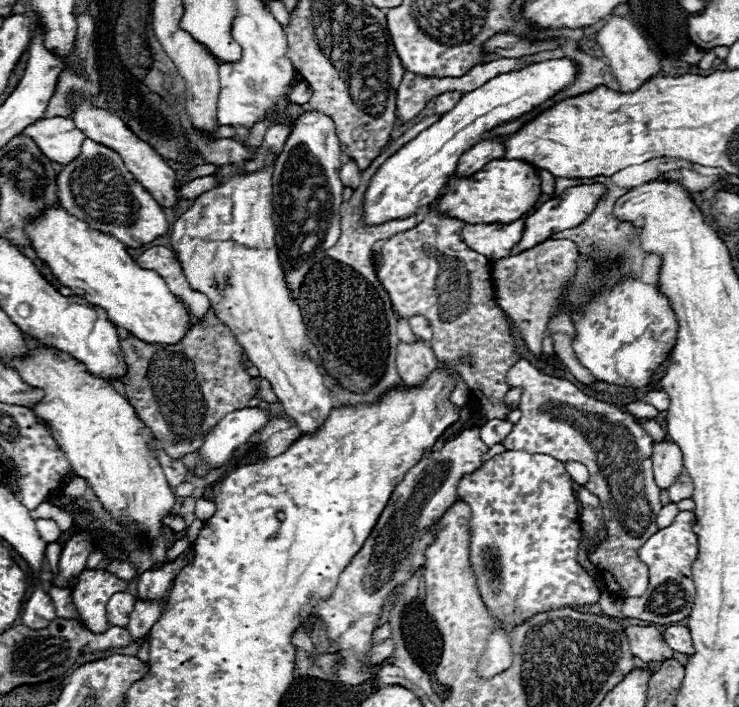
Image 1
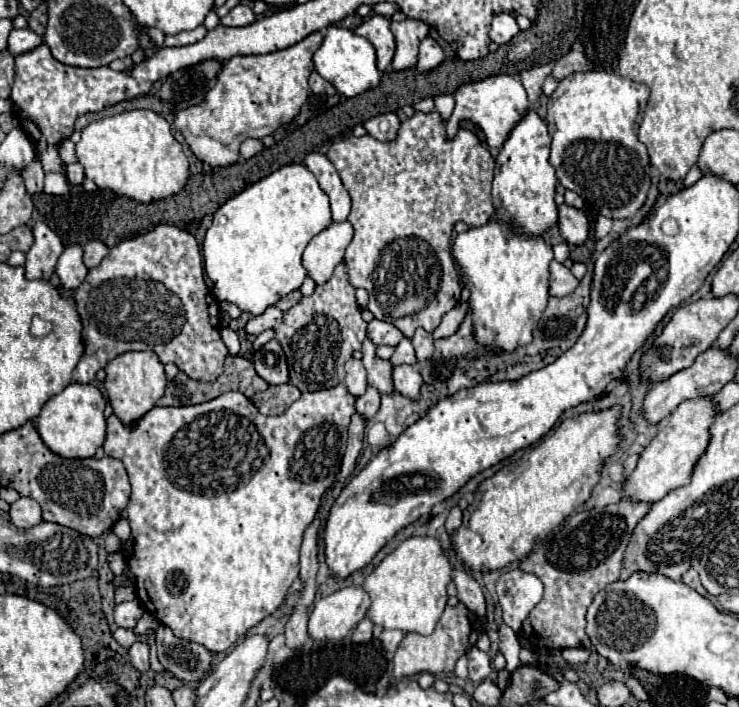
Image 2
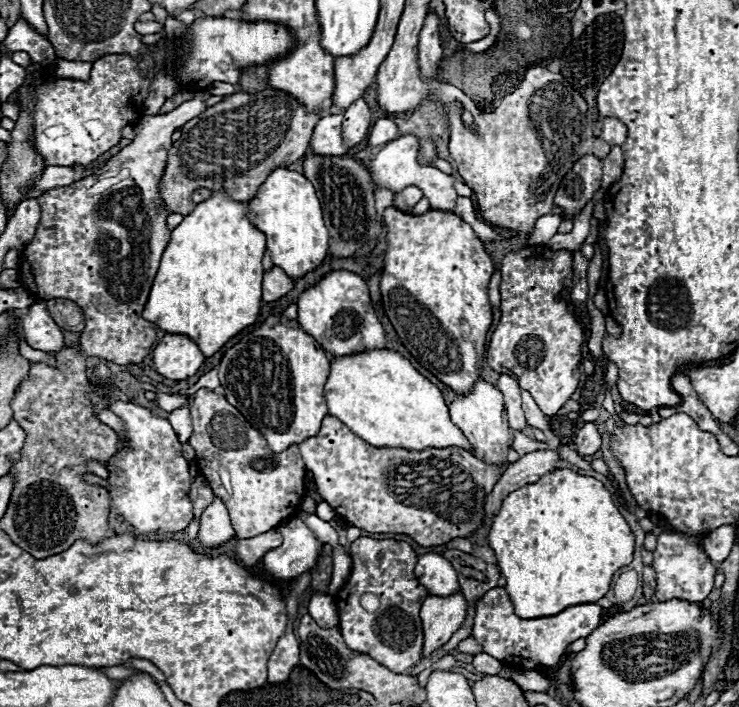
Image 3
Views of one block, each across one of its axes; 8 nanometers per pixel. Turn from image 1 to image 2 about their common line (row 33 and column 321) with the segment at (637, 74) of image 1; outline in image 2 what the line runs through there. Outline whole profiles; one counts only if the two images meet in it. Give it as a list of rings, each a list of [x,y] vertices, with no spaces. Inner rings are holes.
[[[348,586],[316,602],[310,620],[308,634],[318,641],[344,638],[370,608],[370,596],[362,586]]]

